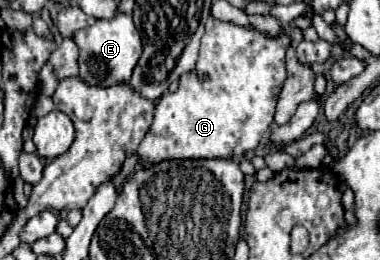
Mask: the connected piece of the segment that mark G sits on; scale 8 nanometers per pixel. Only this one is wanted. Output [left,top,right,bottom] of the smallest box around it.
[139,18,291,164]

